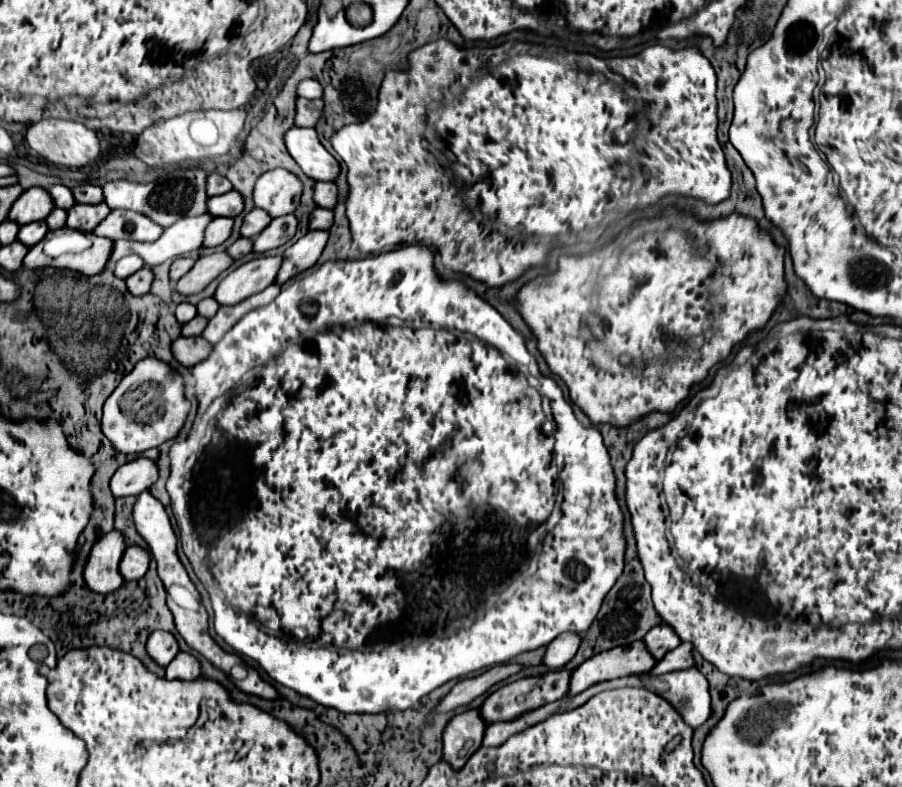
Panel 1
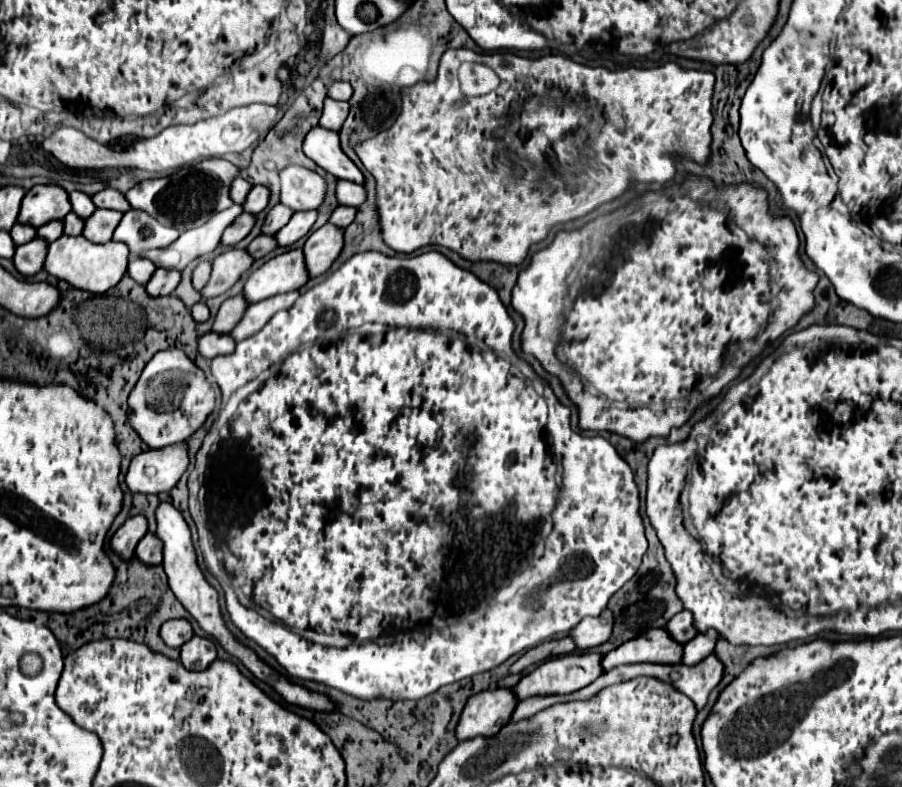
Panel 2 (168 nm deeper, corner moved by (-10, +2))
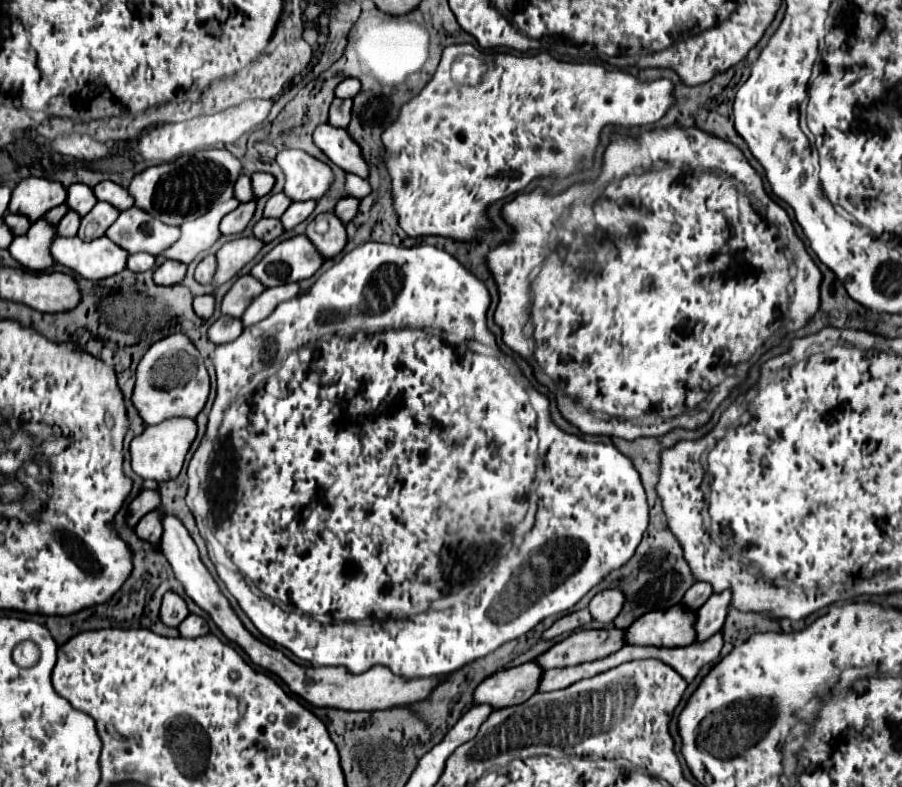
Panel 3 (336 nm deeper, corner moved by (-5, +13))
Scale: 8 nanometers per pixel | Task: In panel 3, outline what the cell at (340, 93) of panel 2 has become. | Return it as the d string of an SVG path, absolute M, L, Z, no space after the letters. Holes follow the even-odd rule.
M346 78L346 80L342 80L340 84L338 84L338 88L336 88L336 96L338 98L342 98L342 100L346 100L346 98L354 98L358 92L360 92L360 82L356 80L356 78Z

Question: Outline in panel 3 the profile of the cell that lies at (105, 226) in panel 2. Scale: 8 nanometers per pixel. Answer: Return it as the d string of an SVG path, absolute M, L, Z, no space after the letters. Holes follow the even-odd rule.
M98 202L84 218L78 230L78 238L82 240L94 240L104 236L104 232L114 224L114 220L118 218L118 210L114 206L110 206L108 202Z

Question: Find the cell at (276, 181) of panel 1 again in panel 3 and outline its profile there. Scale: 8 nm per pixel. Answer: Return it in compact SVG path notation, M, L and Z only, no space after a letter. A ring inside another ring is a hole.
M282 150L278 164L286 174L284 192L294 202L318 200L334 182L330 166L302 150Z

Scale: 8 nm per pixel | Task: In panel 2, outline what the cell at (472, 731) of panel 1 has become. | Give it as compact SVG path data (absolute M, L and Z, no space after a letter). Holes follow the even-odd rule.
M491 689L473 695L459 719L455 735L459 741L473 737L493 737L503 725L509 723L509 717L517 705L517 699L511 689Z

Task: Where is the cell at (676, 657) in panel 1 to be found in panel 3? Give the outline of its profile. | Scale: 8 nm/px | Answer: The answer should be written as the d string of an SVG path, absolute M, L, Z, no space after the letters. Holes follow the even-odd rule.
M724 590L718 594L712 594L704 606L700 606L698 610L698 620L696 620L696 634L698 634L698 642L710 638L712 634L720 632L728 614L732 602L732 592Z

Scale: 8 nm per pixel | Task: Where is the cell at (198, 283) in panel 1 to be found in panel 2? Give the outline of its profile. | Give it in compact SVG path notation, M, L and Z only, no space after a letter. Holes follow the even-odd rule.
M229 249L215 257L213 261L213 271L207 281L207 285L201 289L201 297L217 297L231 289L235 281L247 271L253 263L253 257L245 249Z

